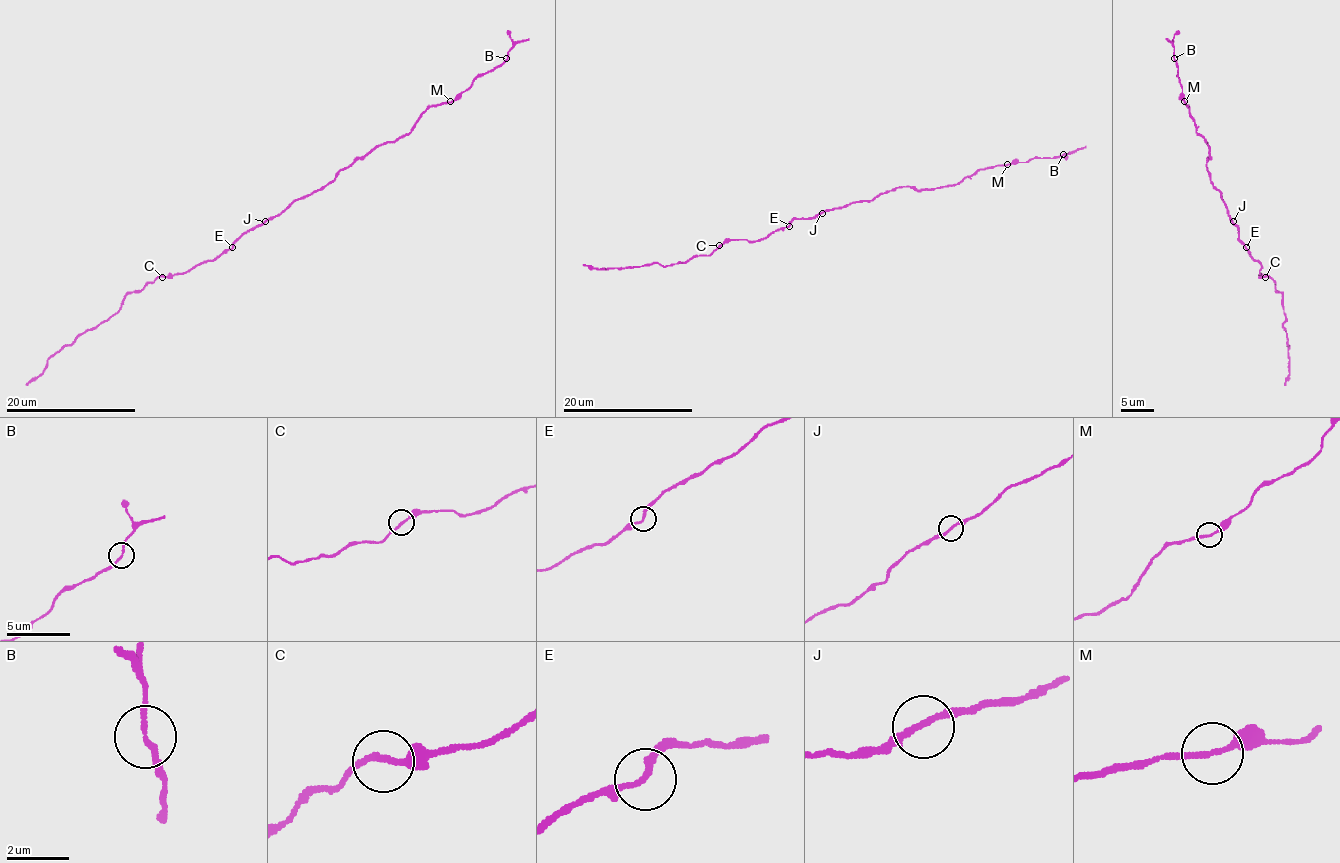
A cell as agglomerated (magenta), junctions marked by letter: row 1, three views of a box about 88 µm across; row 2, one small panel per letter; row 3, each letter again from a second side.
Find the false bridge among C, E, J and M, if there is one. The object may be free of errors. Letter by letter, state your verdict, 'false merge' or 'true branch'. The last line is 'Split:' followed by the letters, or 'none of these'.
C: true branch
E: true branch
J: true branch
M: true branch
Split: none of these

